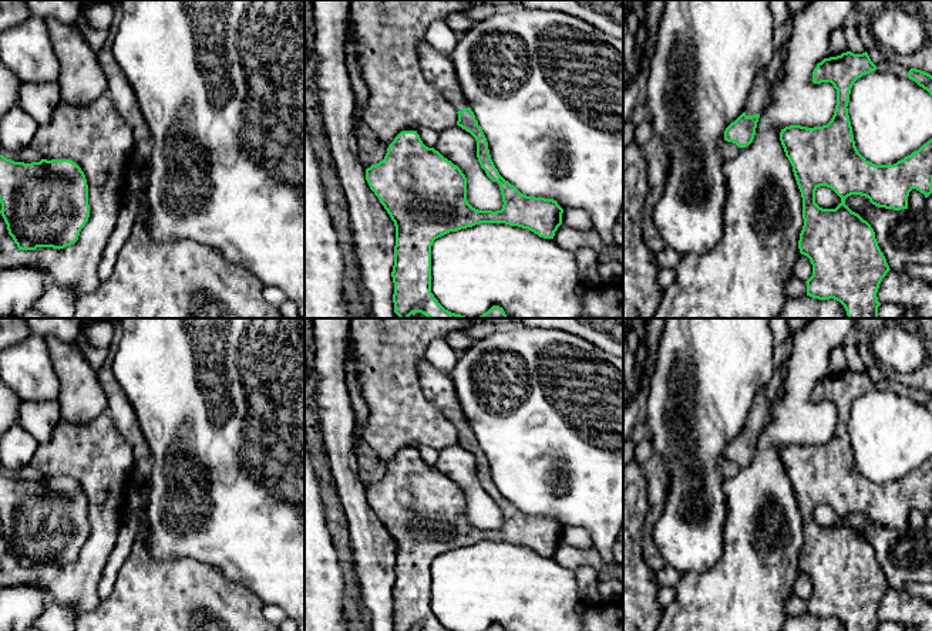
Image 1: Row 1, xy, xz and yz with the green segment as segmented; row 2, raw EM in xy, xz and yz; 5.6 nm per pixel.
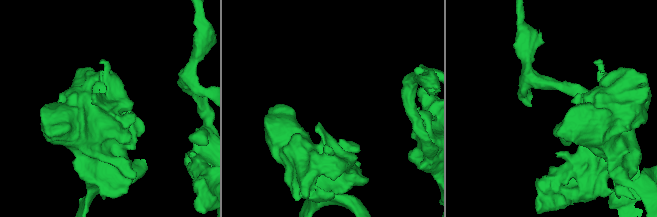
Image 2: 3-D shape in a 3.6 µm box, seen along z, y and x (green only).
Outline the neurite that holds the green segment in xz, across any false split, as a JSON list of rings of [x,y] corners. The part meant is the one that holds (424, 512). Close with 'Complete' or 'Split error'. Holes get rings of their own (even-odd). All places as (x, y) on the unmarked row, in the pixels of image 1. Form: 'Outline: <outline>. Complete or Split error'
Outline: [[[425,358],[417,364],[420,388],[455,426],[457,443],[477,459],[477,476],[499,502],[502,527],[478,529],[467,519],[467,496],[451,479],[423,462],[417,449],[403,449],[383,479],[366,487],[366,499],[396,544],[394,631],[451,631],[431,611],[431,564],[435,557],[480,541],[505,541],[554,557],[563,527],[554,517],[526,514],[495,486],[487,456],[458,401],[452,379]]]. Split error

